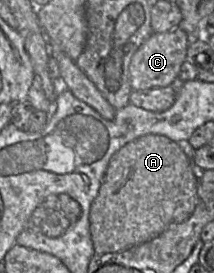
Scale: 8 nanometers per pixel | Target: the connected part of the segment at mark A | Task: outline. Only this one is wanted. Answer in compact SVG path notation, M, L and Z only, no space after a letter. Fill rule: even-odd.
M143 135L120 148L110 159L99 192L90 208L90 233L95 254L127 250L187 220L198 203L197 171L186 153L185 143L178 143L164 135Z

